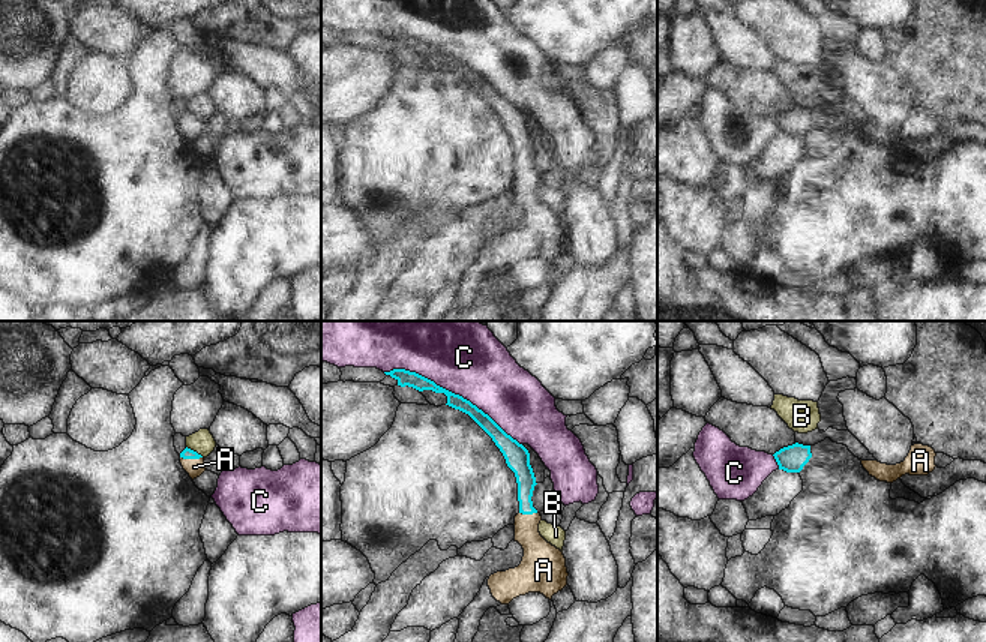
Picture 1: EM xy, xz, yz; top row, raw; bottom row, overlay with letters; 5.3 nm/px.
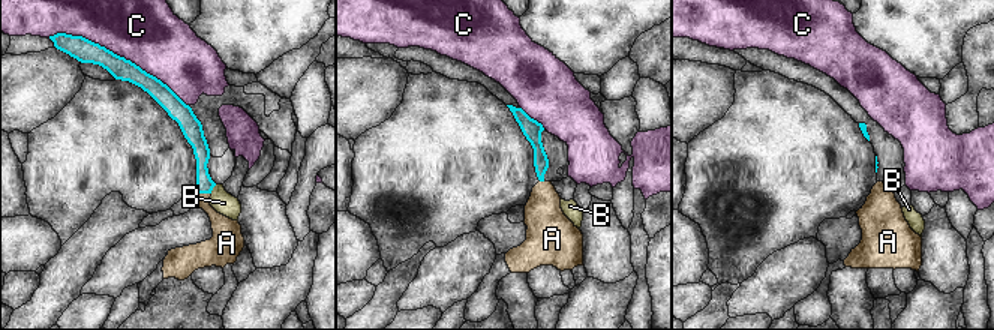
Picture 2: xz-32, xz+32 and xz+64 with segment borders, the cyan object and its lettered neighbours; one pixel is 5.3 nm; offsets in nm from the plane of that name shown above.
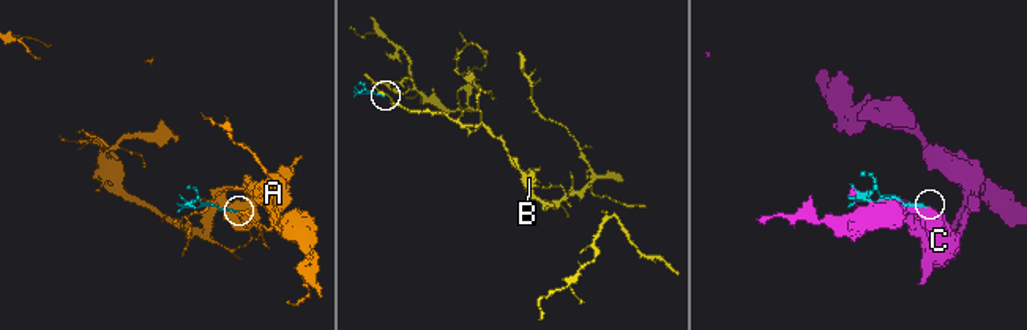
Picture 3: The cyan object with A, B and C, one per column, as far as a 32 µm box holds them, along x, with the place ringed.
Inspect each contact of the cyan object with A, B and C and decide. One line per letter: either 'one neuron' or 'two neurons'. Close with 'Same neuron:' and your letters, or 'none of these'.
A: one neuron
B: two neurons
C: two neurons
Same neuron: A

